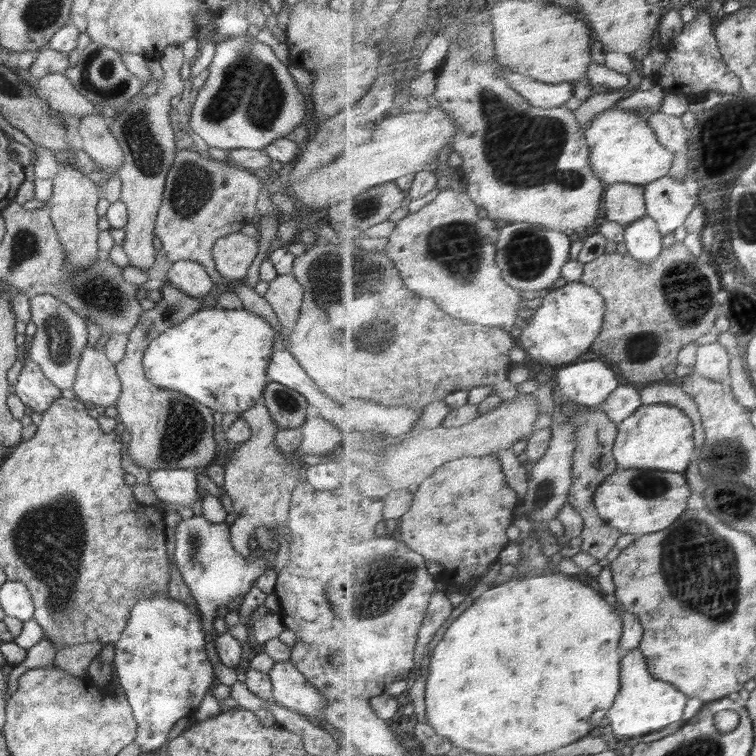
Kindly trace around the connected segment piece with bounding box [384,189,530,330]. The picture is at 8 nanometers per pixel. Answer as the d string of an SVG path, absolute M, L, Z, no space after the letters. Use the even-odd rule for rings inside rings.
M448 189L419 212L411 213L397 223L385 244L387 254L394 260L404 276L405 285L426 298L433 298L451 316L480 324L484 327L501 327L511 330L518 316L525 318L528 311L522 308L524 297L529 294L513 287L503 277L503 270L496 259L497 244L490 244L490 234L500 229L502 223L496 219L480 218L480 207L470 194Z

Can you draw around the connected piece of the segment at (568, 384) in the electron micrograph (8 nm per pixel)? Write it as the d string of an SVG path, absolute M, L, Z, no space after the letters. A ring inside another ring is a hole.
M602 360L570 364L559 370L557 382L562 397L594 408L599 408L624 384L620 373Z

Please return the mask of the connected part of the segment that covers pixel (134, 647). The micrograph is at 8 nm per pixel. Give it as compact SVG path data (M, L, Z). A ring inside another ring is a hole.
M155 594L152 598L141 598L132 607L130 618L114 650L114 677L119 682L137 723L134 742L143 752L161 750L169 742L168 735L181 718L194 719L198 706L202 703L210 683L213 667L205 649L205 633L202 621L196 614L196 607L186 607L186 603L176 601L170 596Z

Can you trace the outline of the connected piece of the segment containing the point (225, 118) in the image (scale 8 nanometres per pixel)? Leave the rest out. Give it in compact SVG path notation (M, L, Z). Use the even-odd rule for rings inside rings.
M249 34L230 38L217 38L215 53L209 64L208 78L198 90L198 96L190 114L189 125L208 146L218 148L218 152L233 148L262 150L277 138L290 134L296 126L302 124L306 116L305 96L294 85L294 78L274 55L266 43L259 42Z

